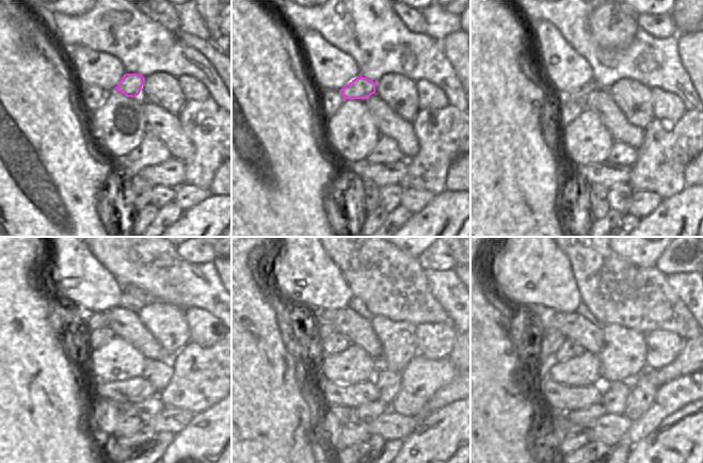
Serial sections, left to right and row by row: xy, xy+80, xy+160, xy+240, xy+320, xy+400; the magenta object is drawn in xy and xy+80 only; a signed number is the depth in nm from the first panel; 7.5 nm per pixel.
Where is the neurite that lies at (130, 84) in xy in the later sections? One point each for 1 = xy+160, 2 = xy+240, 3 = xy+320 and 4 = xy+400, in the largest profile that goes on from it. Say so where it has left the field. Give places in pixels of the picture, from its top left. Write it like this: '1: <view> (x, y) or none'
1: xy+160 (580, 96)
2: xy+240 (91, 322)
3: xy+320 (325, 329)
4: xy+400 (543, 345)

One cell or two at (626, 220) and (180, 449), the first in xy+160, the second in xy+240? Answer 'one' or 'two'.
two

